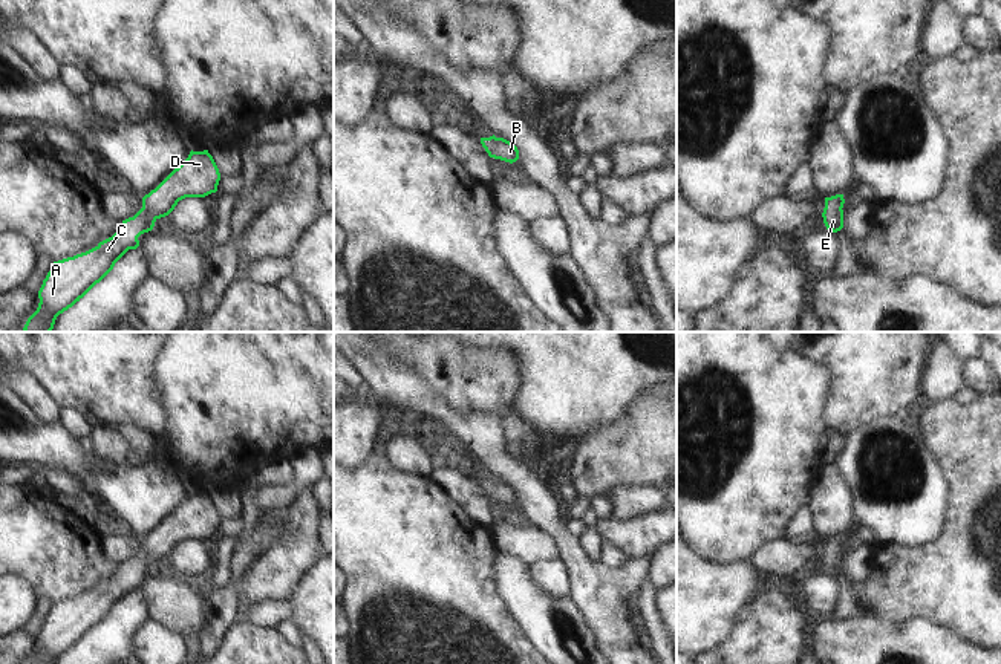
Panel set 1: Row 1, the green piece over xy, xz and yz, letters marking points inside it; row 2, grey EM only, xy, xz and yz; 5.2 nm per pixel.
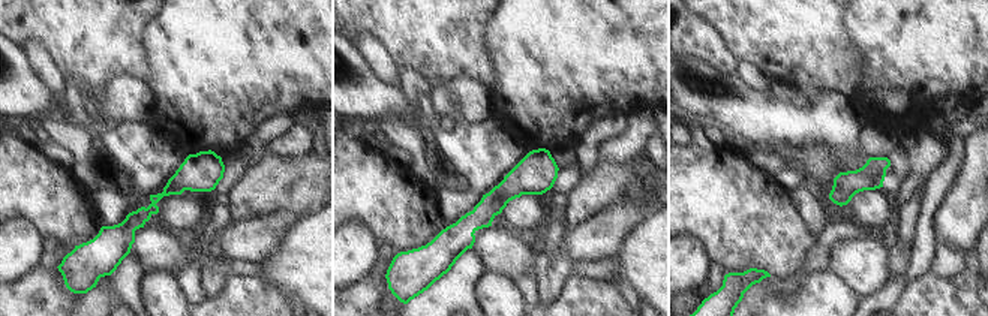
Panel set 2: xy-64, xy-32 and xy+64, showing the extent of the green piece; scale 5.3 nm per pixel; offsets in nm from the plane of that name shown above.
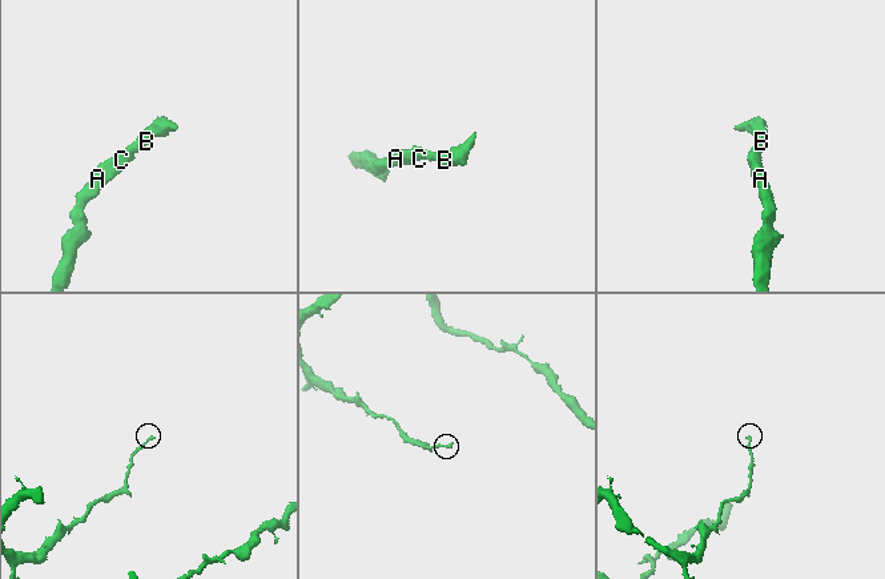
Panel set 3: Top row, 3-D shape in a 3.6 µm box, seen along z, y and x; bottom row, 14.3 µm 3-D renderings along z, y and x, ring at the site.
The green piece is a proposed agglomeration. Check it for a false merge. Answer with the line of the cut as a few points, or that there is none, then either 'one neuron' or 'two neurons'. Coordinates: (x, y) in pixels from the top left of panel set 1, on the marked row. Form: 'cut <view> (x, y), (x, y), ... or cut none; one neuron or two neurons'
cut none; one neuron

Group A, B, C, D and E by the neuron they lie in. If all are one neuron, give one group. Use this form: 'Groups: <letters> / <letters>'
Groups: A B C D E.

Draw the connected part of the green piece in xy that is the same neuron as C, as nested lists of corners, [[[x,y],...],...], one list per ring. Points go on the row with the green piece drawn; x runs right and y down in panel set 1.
[[[191,150],[188,158],[178,168],[174,168],[155,190],[142,197],[142,208],[133,217],[122,220],[122,228],[118,229],[112,237],[99,242],[95,248],[86,252],[52,263],[52,268],[38,291],[38,308],[28,318],[23,330],[51,332],[57,317],[72,308],[96,283],[99,283],[129,249],[136,249],[139,246],[138,237],[152,231],[158,219],[168,216],[178,202],[185,197],[205,197],[211,193],[216,193],[219,181],[219,168],[208,150]]]

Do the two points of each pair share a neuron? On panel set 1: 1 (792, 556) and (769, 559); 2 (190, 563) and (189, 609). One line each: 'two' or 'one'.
1: one
2: two

